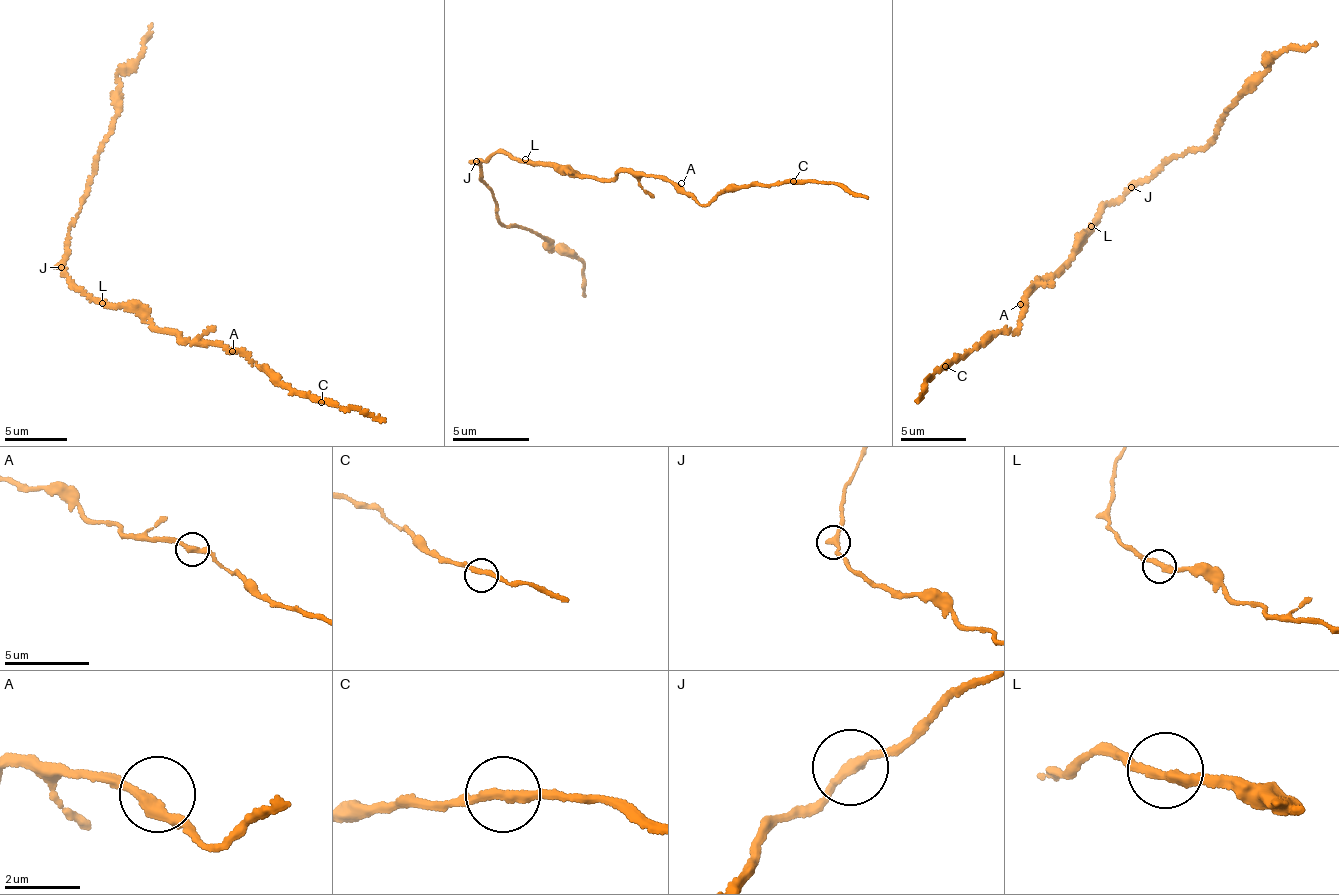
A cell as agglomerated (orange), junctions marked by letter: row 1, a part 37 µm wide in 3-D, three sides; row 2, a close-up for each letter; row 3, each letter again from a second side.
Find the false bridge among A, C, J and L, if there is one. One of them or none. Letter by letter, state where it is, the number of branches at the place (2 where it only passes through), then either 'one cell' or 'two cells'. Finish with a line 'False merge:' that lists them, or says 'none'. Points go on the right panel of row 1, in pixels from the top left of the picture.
A: at (1020, 304); 2 branches meet; one cell
C: at (945, 366); 2 branches meet; one cell
J: at (1131, 187); 2 branches meet; two cells
L: at (1091, 226); 2 branches meet; one cell
False merge: J

